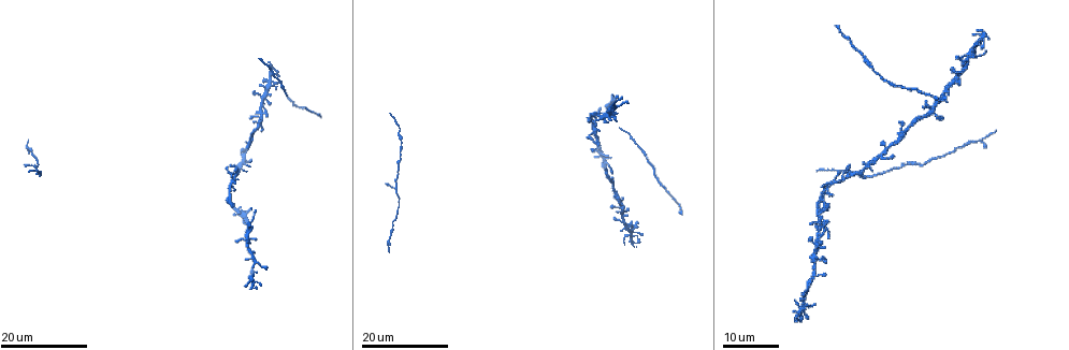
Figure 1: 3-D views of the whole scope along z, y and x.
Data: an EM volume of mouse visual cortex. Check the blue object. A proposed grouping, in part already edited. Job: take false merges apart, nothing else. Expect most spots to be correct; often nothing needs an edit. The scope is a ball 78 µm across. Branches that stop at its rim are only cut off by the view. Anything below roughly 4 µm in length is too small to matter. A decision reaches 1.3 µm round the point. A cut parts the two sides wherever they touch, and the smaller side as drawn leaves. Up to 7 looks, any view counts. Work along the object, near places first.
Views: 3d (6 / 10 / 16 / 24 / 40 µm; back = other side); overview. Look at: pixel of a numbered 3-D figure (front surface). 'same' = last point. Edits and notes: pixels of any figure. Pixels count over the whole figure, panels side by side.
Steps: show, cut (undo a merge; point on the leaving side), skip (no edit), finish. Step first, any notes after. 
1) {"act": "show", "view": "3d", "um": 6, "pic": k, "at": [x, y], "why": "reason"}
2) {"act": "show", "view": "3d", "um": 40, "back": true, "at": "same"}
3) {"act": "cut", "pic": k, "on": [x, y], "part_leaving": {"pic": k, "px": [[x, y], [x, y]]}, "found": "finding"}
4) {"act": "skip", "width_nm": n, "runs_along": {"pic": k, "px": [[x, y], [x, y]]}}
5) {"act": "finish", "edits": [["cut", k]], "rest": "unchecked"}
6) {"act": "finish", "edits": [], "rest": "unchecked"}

{"act": "show", "view": "3d", "um": 16, "pic": 1, "at": [247, 242], "why": "four or more arms meet"}

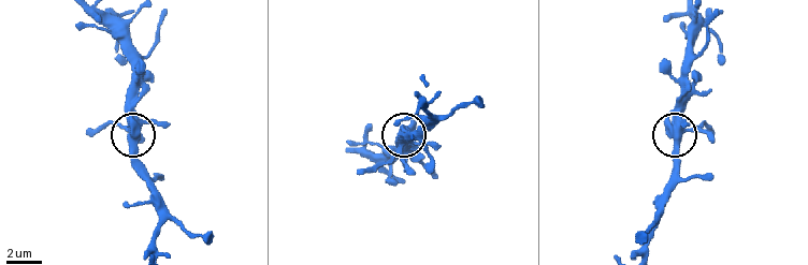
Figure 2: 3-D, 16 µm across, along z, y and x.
{"act": "show", "view": "3d", "um": 10, "pic": 2, "at": [680, 133]}

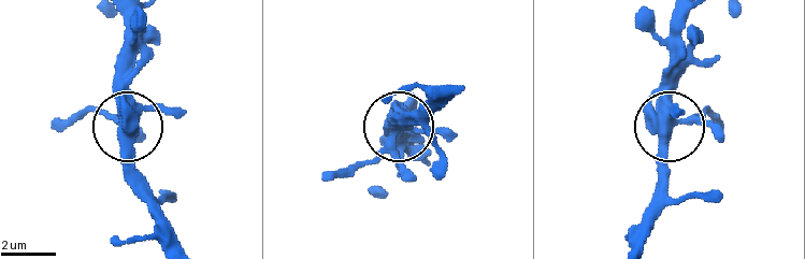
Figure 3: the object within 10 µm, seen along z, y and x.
{"act": "skip", "width_nm": 420, "found": "continuous, no second cell"}

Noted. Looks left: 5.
{"act": "show", "view": "3d", "um": 24, "pic": 1, "at": [258, 122], "why": "small branch off a trunk"}

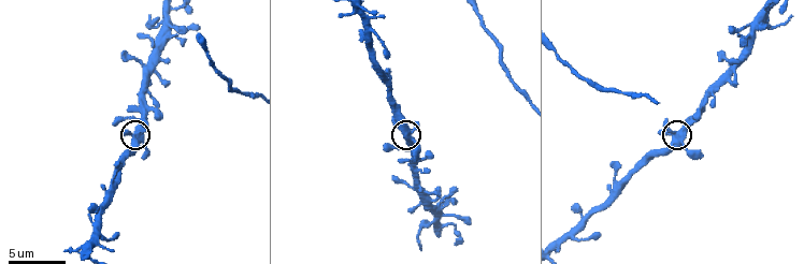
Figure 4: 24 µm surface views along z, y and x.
{"act": "show", "view": "3d", "um": 6, "pic": 4, "at": [678, 134]}

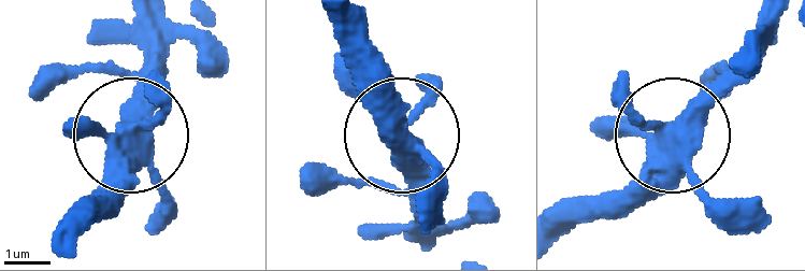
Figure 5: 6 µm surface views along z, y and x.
{"act": "skip", "side_arm_um": 20, "found": "one cell here"}

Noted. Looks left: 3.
{"act": "show", "view": "3d", "um": 24, "pic": 1, "at": [594, 144]}

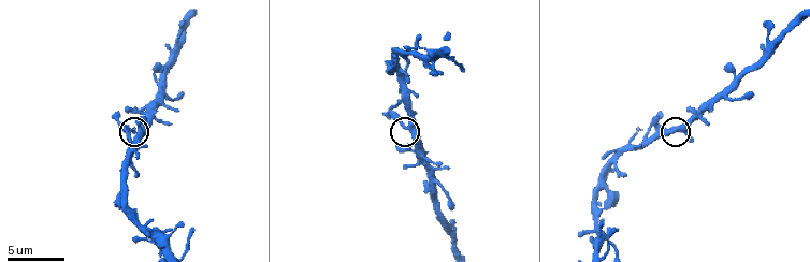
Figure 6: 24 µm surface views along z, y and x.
{"act": "show", "view": "3d", "um": 10, "pic": 6, "at": [404, 125]}

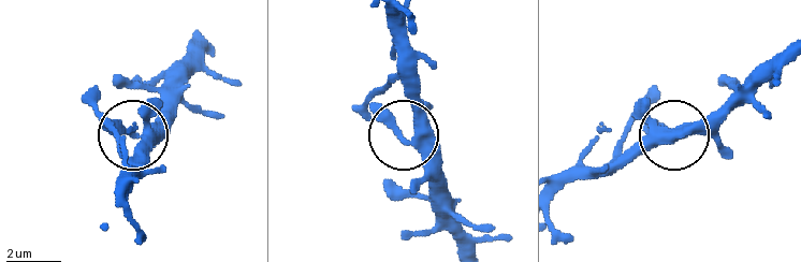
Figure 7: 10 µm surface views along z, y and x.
{"act": "skip", "arms": 3, "found": "one cell here"}

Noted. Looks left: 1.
{"act": "finish", "edits": [], "rest": "unchecked"}

